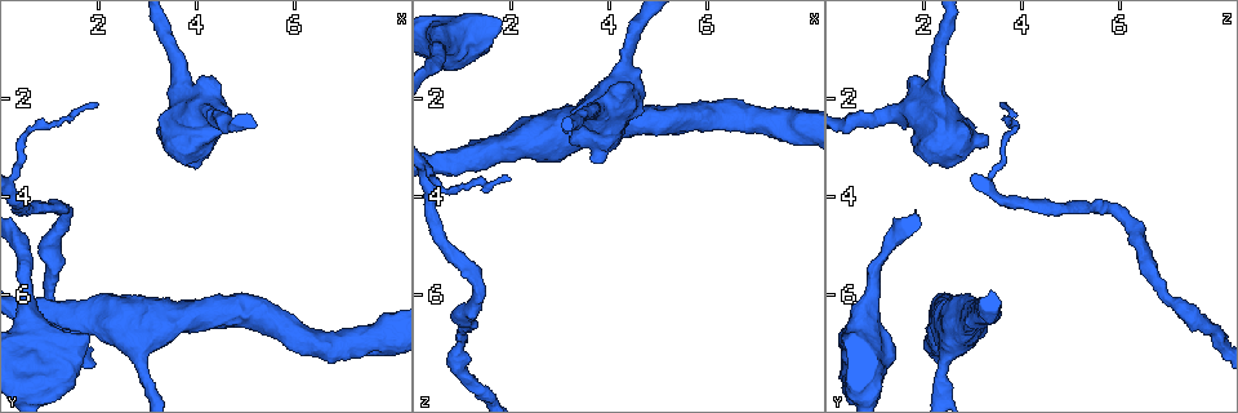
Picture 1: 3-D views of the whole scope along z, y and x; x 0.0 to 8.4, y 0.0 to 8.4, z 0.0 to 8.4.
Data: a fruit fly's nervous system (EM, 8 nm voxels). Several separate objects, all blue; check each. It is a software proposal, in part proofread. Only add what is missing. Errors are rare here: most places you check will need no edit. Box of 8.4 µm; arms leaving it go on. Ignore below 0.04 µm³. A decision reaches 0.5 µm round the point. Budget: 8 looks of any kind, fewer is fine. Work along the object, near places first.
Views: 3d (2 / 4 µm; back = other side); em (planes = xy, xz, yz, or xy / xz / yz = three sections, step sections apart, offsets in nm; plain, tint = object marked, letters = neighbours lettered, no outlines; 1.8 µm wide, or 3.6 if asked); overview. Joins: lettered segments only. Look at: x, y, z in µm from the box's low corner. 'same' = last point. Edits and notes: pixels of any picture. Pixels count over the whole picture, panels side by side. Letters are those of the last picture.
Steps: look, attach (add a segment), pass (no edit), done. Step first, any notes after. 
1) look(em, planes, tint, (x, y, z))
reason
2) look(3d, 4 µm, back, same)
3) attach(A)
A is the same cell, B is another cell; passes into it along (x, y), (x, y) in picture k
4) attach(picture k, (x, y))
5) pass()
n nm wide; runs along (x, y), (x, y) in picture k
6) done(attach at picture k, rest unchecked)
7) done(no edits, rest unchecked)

look(3d, 4 µm, (1.95, 2.15, 3.60))
end of a long branch

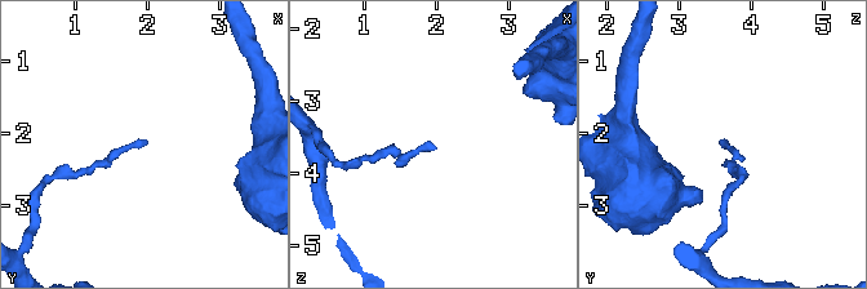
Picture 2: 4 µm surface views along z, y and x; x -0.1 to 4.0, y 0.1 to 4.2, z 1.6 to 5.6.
look(em, planes, letters, (2.00, 2.15, 3.65))
now the EM

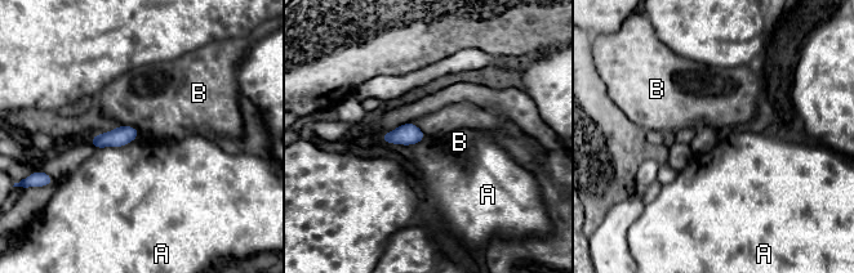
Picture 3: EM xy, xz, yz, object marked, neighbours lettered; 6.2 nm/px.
pass()
120 nm wide; A and B are other cells; border along (138, 135), (123, 146), (97, 150) in picture 3; none of them fits

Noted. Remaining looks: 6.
look(em, xy, step 8, letters, (4.40, 2.40, 1.00))
sudden change in width

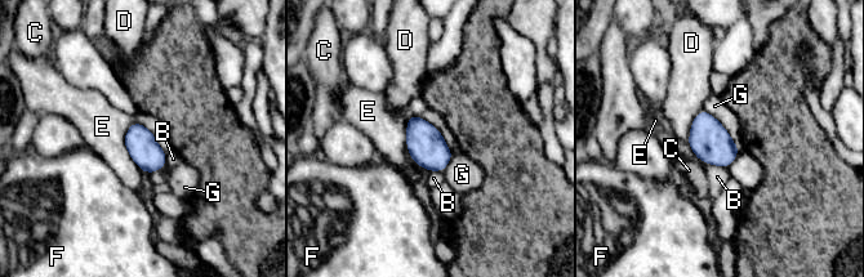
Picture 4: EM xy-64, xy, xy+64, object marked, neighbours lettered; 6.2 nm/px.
pass()
E touches over 320 nm; B, C, D, E, F and G are other cells; border along (703, 108), (722, 125), (736, 146) in picture 4; none of them fits

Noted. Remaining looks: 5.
look(3d, 2 µm, (1.35, 4.35, 5.85))
sharp bend

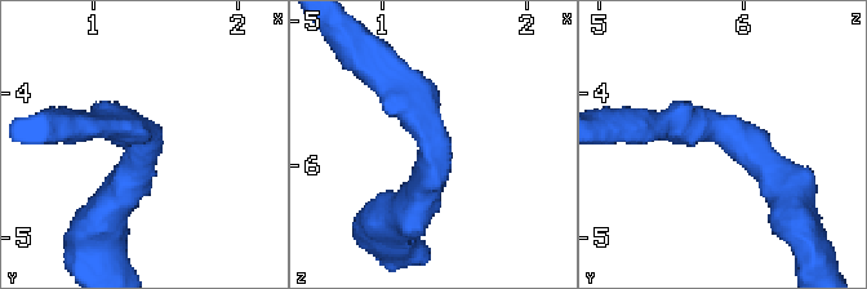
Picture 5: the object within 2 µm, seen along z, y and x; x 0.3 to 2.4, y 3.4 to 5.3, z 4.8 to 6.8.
look(em, planes, letters, (1.36, 4.28, 5.88))

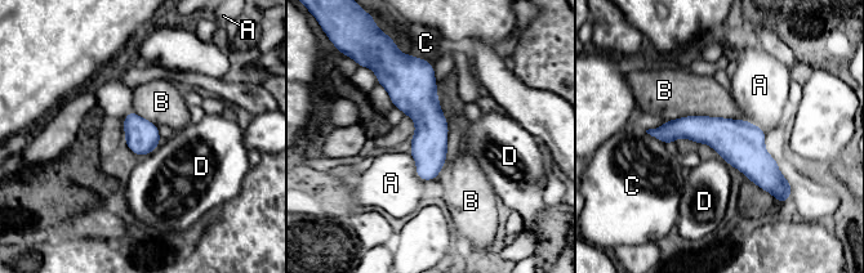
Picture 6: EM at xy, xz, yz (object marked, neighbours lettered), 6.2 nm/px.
pass()
B touches over 480 nm; A, B, C and D are other cells; border along (744, 119), (681, 116), (667, 120) in picture 6; no lettered segment goes on from it

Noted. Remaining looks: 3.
done(no edits, rest unchecked)

